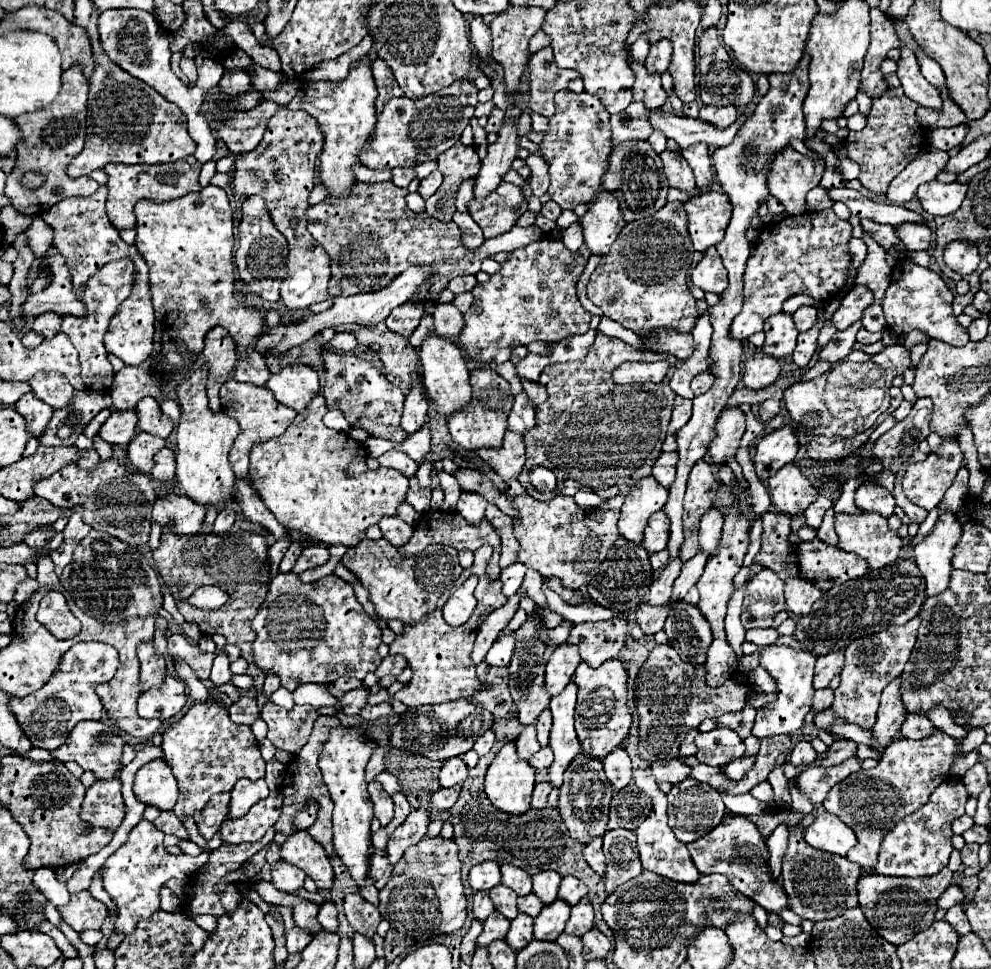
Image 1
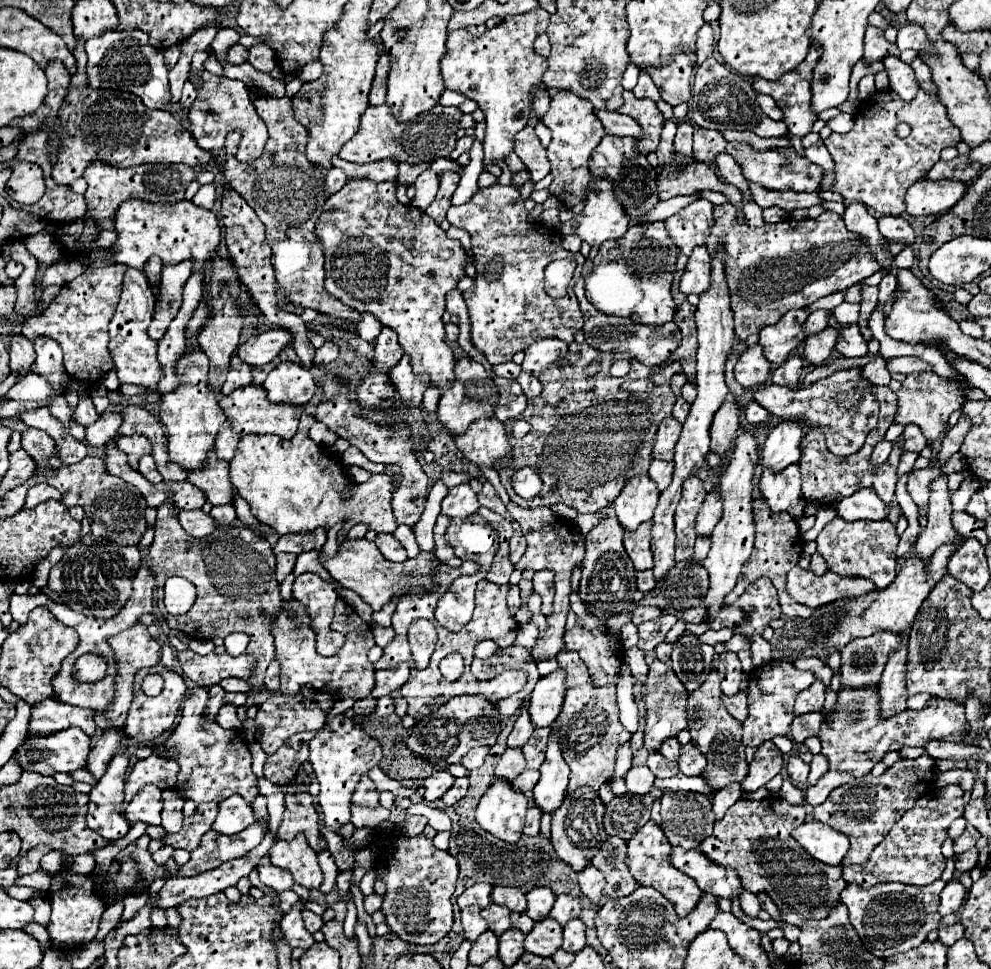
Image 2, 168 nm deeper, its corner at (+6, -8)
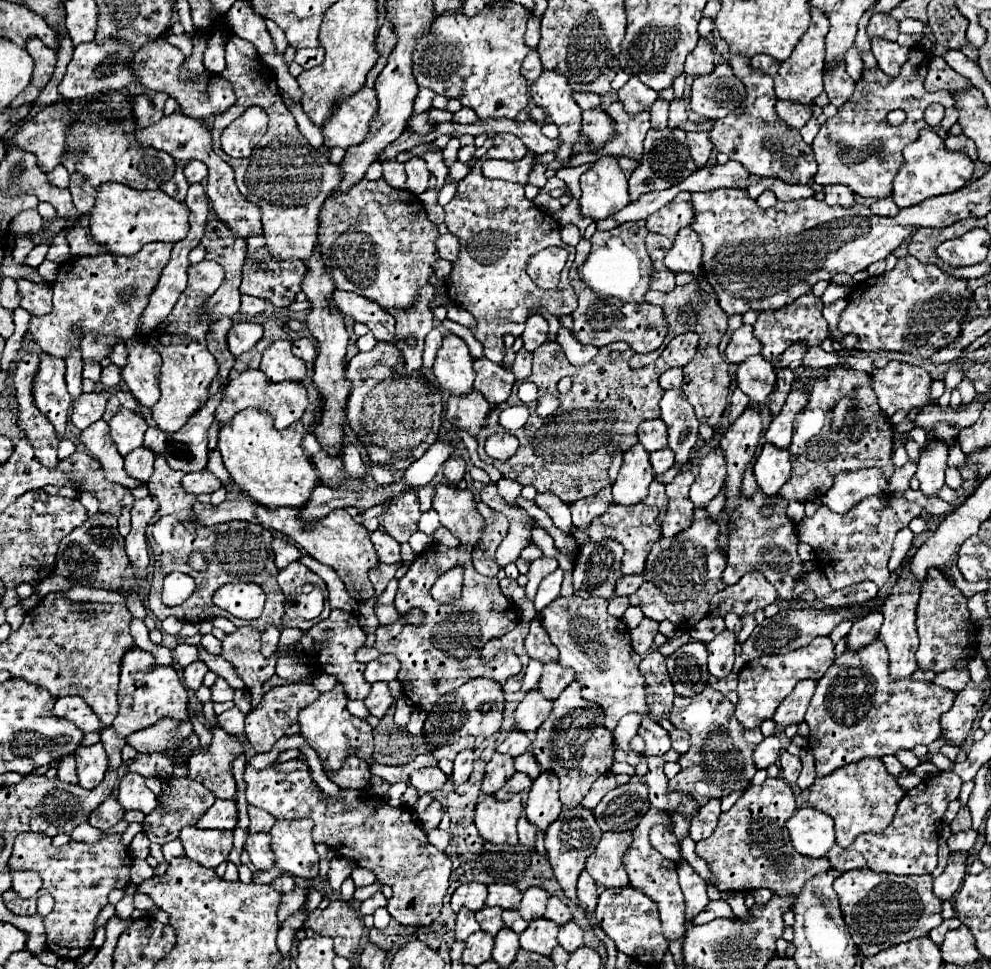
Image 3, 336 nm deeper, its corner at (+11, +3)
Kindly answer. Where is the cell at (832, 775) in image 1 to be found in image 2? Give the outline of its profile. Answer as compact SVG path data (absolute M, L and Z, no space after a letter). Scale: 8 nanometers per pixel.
M876 688L840 690L836 716L822 722L818 738L822 742L822 754L838 754L838 758L830 758L830 770L814 786L806 788L806 802L810 806L822 804L834 788L868 774L888 750L900 750L902 746L924 746L932 738L962 742L966 738L966 714L964 704L932 698L928 706L920 712L904 710L890 720L882 720L878 716Z

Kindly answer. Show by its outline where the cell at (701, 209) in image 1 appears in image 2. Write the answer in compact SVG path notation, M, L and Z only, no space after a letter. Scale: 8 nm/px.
M694 200L666 220L666 228L678 248L690 256L696 246L704 246L714 226L714 204L708 200Z

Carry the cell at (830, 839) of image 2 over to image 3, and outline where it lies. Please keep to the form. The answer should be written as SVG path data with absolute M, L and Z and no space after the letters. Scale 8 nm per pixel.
M813 807L797 809L785 827L797 853L805 857L825 857L829 847L835 843L833 819Z

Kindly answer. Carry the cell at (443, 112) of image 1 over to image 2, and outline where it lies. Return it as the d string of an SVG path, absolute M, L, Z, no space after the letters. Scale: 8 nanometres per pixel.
M388 104L382 106L370 106L362 114L360 130L356 136L340 150L340 158L348 162L376 162L376 160L396 160L396 162L408 162L408 164L420 164L430 162L434 158L448 158L448 154L456 146L456 132L460 128L462 110L456 106L442 106L436 104L430 108L430 112L424 112L422 116L410 120L410 122L398 122L394 114L390 112Z

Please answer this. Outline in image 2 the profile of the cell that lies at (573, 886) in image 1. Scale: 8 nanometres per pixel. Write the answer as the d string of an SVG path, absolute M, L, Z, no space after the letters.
M560 894L556 898L556 904L554 904L550 916L564 926L570 918L580 916L580 900L576 896L572 896L572 894Z

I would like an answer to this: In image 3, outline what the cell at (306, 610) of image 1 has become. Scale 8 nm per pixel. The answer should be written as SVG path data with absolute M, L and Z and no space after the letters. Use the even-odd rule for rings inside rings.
M333 609L330 616L321 621L319 625L315 625L311 629L311 633L307 633L315 639L317 645L321 645L321 651L317 653L317 659L321 661L321 669L333 677L337 677L339 683L345 685L345 691L347 691L347 697L349 699L359 699L363 701L369 691L371 691L371 685L365 681L363 677L363 669L365 665L359 663L355 659L355 651L365 643L365 633L361 631L359 623L357 623L357 617L353 613L347 613L347 611L339 611L339 609ZM329 629L329 631L327 631ZM325 643L325 645L323 645Z

